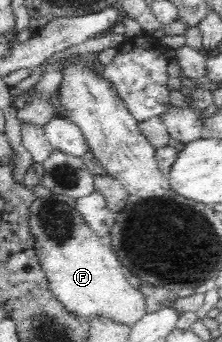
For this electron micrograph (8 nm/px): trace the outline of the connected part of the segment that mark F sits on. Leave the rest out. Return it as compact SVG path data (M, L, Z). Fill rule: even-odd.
M54 193L44 198L35 197L29 211L31 214L29 227L35 240L37 259L46 273L49 289L68 311L86 320L100 315L130 326L147 313L145 297L139 289L132 287L130 280L126 278L126 270L108 241L94 233L94 230L76 210L75 198Z

